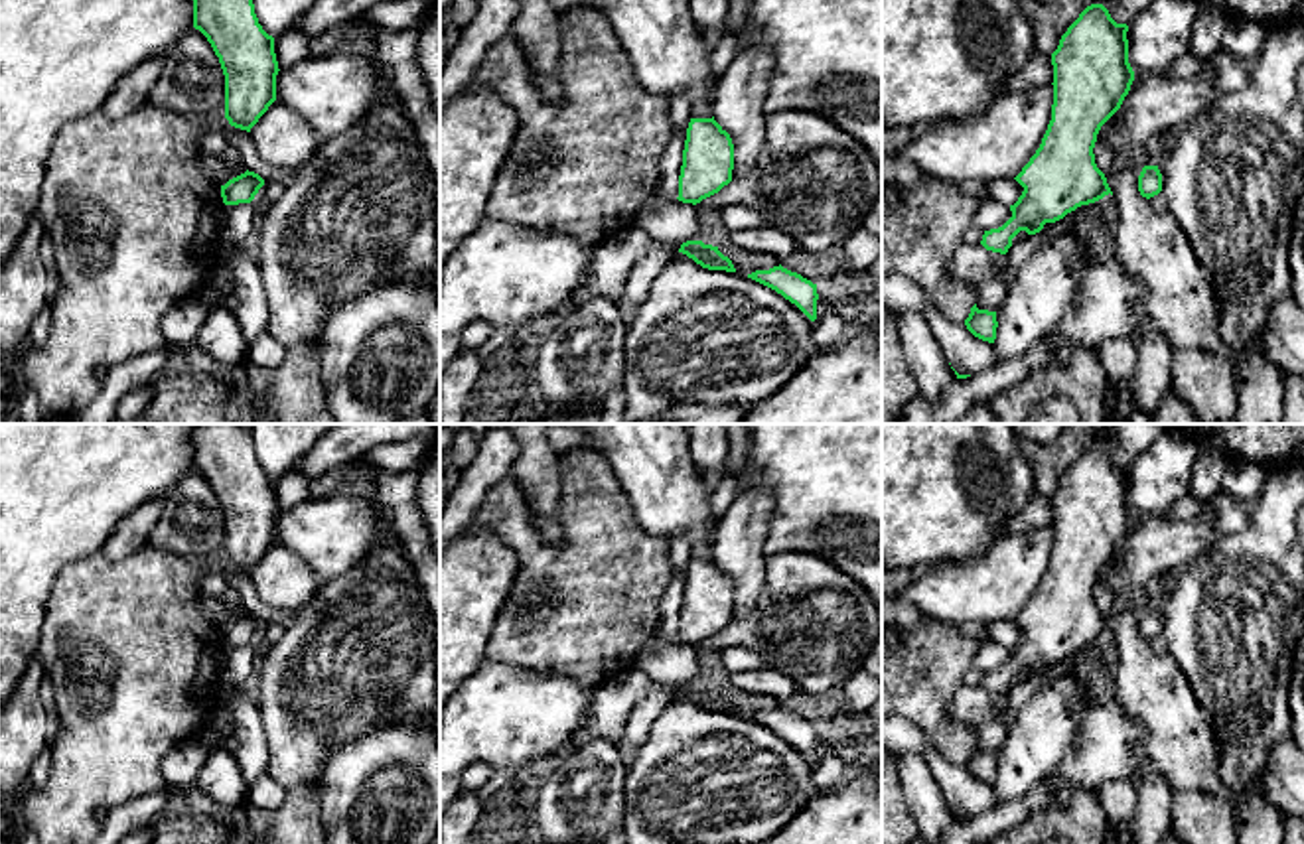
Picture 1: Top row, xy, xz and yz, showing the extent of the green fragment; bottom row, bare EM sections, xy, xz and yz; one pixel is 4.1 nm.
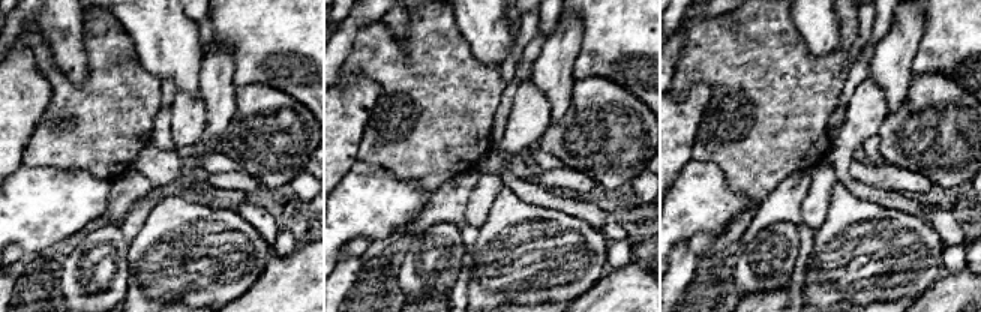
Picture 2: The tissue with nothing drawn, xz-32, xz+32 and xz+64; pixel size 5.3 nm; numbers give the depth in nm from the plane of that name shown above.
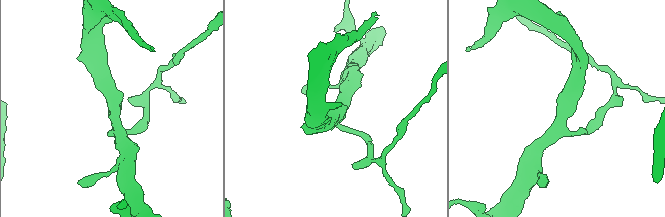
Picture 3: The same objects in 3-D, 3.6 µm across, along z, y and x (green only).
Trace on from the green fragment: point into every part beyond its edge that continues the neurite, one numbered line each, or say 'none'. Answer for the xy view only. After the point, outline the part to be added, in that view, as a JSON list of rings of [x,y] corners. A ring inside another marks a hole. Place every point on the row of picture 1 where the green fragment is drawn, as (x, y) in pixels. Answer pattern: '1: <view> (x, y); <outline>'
none

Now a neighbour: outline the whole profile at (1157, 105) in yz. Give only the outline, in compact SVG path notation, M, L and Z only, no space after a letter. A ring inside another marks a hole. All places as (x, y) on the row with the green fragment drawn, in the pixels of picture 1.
M1207 63L1197 79L1170 73L1136 77L1121 108L1101 126L1097 142L1107 144L1117 162L1140 160L1168 132L1178 132L1207 110L1219 93Z

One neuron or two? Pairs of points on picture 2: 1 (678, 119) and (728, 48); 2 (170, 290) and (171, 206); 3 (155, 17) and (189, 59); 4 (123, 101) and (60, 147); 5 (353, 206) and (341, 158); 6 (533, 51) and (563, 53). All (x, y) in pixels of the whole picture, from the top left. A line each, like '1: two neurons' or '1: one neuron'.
1: two neurons
2: one neuron
3: one neuron
4: one neuron
5: two neurons
6: two neurons

